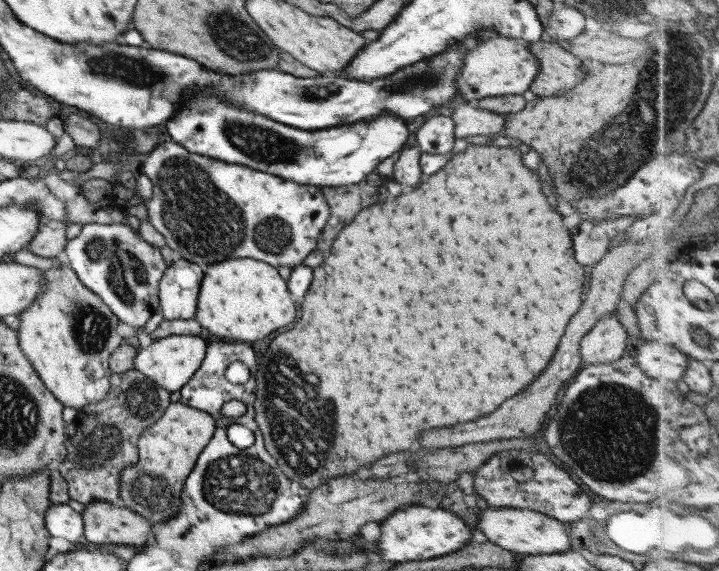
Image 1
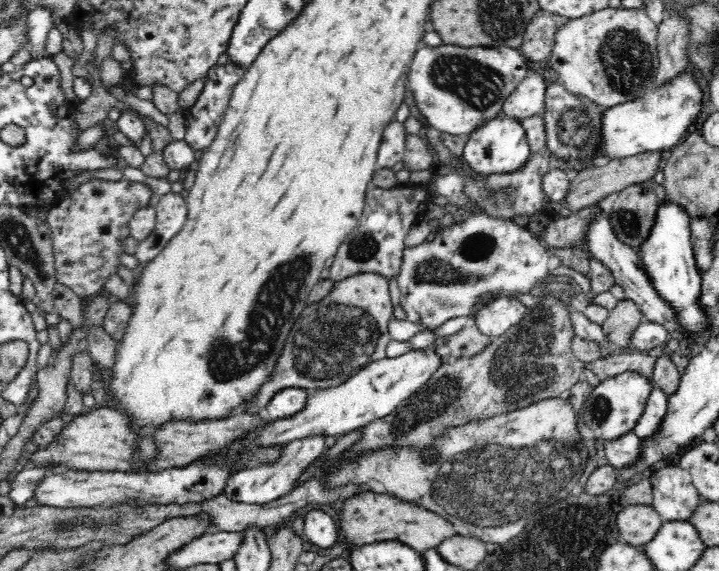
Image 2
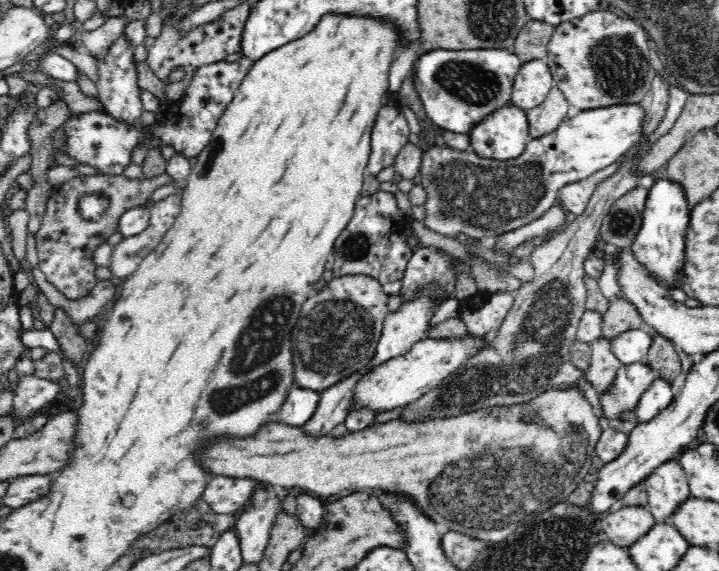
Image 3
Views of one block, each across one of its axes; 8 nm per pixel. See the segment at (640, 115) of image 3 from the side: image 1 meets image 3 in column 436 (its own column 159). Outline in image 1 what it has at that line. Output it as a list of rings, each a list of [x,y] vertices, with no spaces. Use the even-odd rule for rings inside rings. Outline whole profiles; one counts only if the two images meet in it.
[[[174,141],[160,142],[152,151],[150,151],[149,156],[147,156],[146,160],[141,164],[140,173],[146,175],[152,181],[156,190],[153,191],[152,196],[149,199],[138,200],[138,198],[132,194],[132,198],[128,200],[128,204],[130,204],[130,206],[145,204],[149,221],[154,225],[154,228],[164,236],[165,244],[171,248],[176,254],[176,257],[186,259],[188,262],[192,262],[202,268],[202,270],[205,270],[212,264],[224,262],[224,260],[244,257],[260,260],[260,262],[270,264],[270,266],[274,266],[276,269],[293,269],[296,266],[303,265],[306,256],[317,248],[318,235],[322,228],[326,226],[326,221],[329,217],[329,208],[320,190],[320,187],[322,186],[298,184],[297,182],[284,180],[279,176],[266,174],[265,172],[260,172],[241,164],[230,164],[218,159],[210,158],[209,156],[197,155],[196,153],[188,152],[181,144]]]

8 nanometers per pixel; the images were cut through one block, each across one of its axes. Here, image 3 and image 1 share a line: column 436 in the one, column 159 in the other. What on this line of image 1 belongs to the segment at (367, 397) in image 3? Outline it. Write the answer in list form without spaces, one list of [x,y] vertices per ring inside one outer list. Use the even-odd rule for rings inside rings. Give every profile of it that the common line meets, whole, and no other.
[[[170,335],[144,342],[134,359],[134,369],[143,372],[158,386],[171,393],[180,390],[196,374],[207,353],[207,343],[200,335]]]

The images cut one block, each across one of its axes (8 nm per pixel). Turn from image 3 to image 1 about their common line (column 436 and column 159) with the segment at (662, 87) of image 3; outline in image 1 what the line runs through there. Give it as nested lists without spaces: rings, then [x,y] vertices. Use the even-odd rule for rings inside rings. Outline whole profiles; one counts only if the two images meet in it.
[[[138,369],[111,373],[107,395],[98,402],[83,406],[74,422],[65,423],[67,453],[57,472],[66,480],[69,499],[85,506],[95,501],[120,501],[121,471],[138,462],[136,444],[142,430],[164,414],[171,403],[170,394]]]

